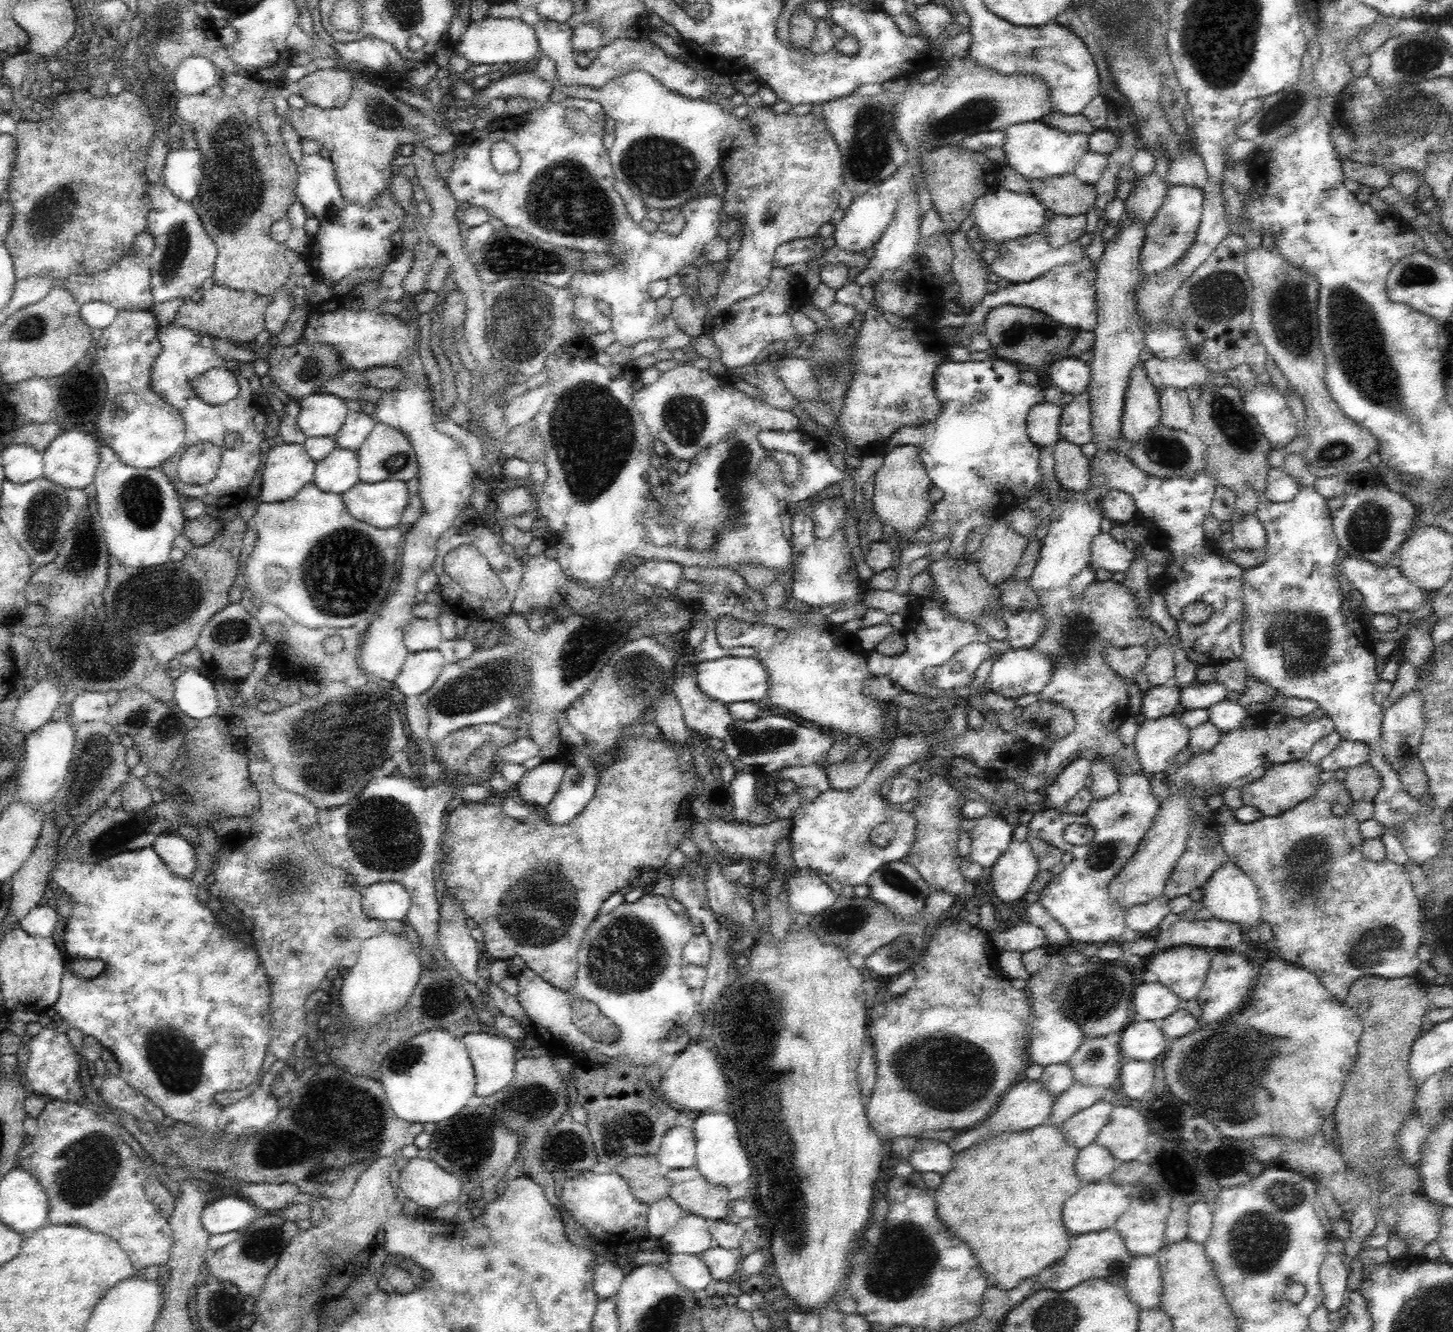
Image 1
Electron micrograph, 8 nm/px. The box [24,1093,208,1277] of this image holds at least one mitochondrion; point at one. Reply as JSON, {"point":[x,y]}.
{"point":[87,1165]}

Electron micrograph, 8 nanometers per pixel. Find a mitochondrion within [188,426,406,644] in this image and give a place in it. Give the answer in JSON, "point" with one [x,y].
{"point":[342,573]}

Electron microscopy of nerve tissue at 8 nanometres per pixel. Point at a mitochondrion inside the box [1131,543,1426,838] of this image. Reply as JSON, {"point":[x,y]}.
{"point":[1304,637]}

